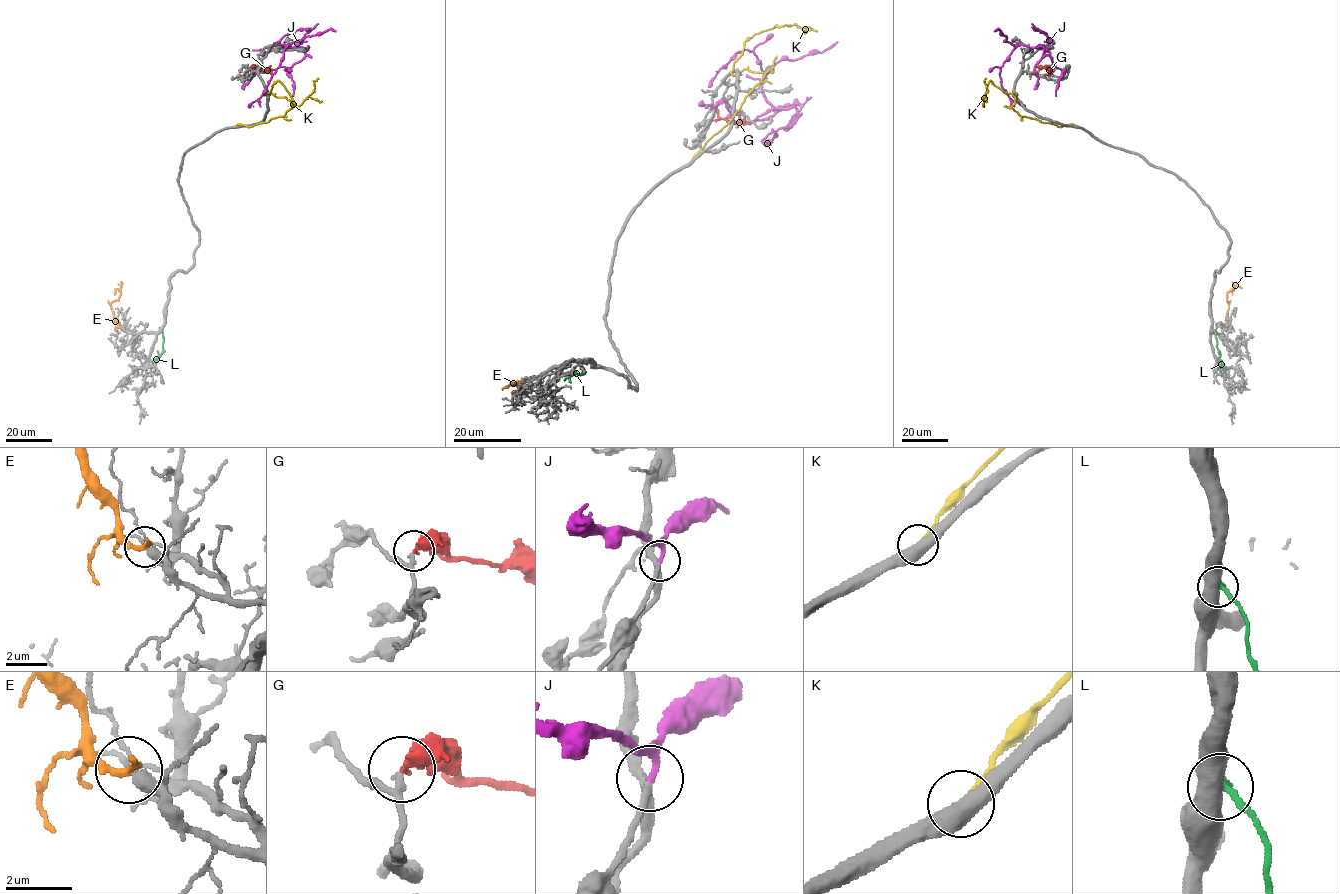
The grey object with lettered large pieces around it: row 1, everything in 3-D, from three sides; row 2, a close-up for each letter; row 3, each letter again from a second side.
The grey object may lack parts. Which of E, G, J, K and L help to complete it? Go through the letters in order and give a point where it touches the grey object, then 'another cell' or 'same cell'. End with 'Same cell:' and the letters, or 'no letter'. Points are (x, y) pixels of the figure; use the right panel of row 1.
E: (1224, 327) | same cell
G: (1040, 68) | same cell
J: (1040, 77) | another cell
K: (1077, 126) | another cell
L: (1212, 329) | another cell
Same cell: E, G

